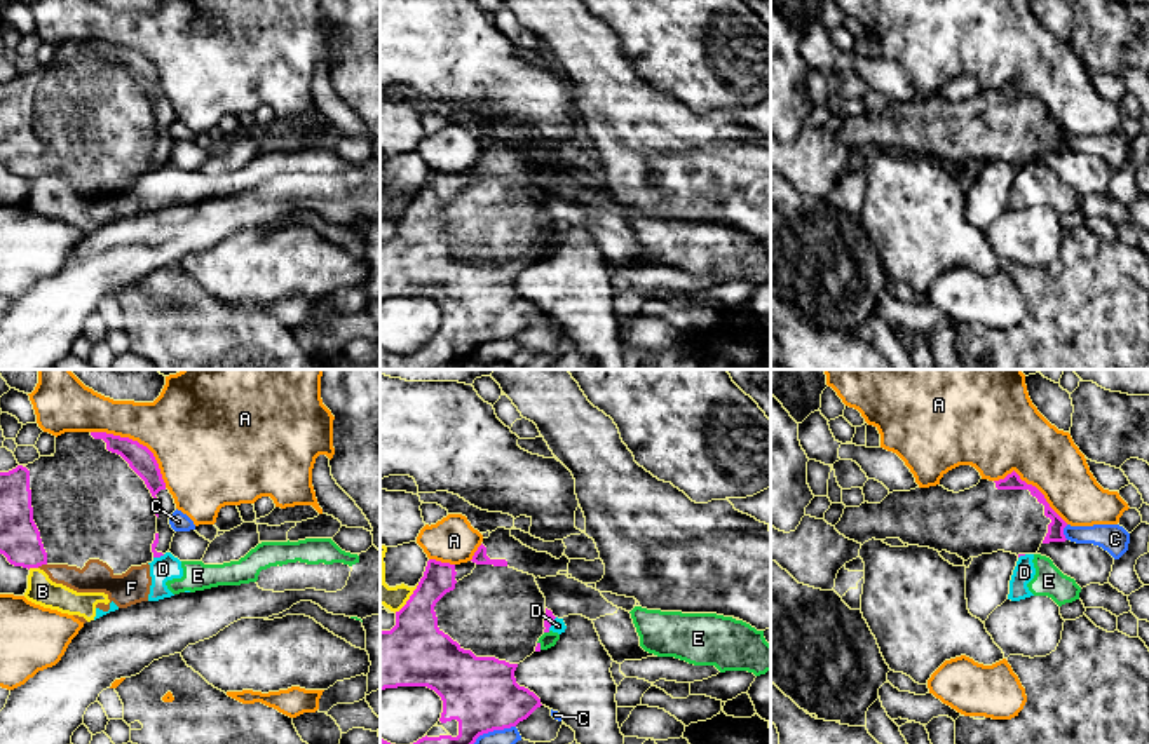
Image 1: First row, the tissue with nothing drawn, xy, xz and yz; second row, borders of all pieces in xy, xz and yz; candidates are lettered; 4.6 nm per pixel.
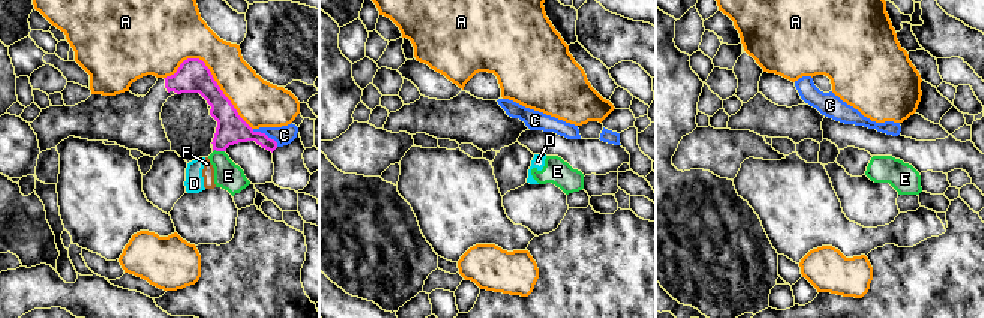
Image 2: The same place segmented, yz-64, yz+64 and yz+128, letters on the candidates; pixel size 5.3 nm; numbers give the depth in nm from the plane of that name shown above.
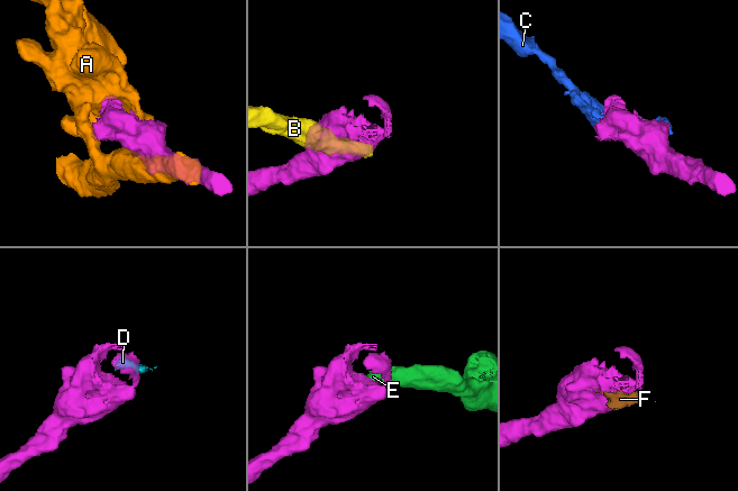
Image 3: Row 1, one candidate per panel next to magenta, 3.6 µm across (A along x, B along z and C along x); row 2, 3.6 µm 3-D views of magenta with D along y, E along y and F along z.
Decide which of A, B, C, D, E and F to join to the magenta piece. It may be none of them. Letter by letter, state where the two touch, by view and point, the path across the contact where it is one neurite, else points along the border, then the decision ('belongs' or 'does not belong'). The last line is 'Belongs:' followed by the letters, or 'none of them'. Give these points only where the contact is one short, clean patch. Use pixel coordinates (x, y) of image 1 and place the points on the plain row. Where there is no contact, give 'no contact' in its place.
A: contact xy (136, 51); does not belong
B: contact xy (32, 176); border xy (37, 176), (28, 178); does not belong
C: contact yz (1062, 142); does not belong
D: contact xz (551, 232); border xz (557, 227), (548, 239); does not belong
E: contact xz (539, 255); does not belong
F: contact xy (40, 175); border xy (46, 173), (37, 176); does not belong
Belongs: none of them

